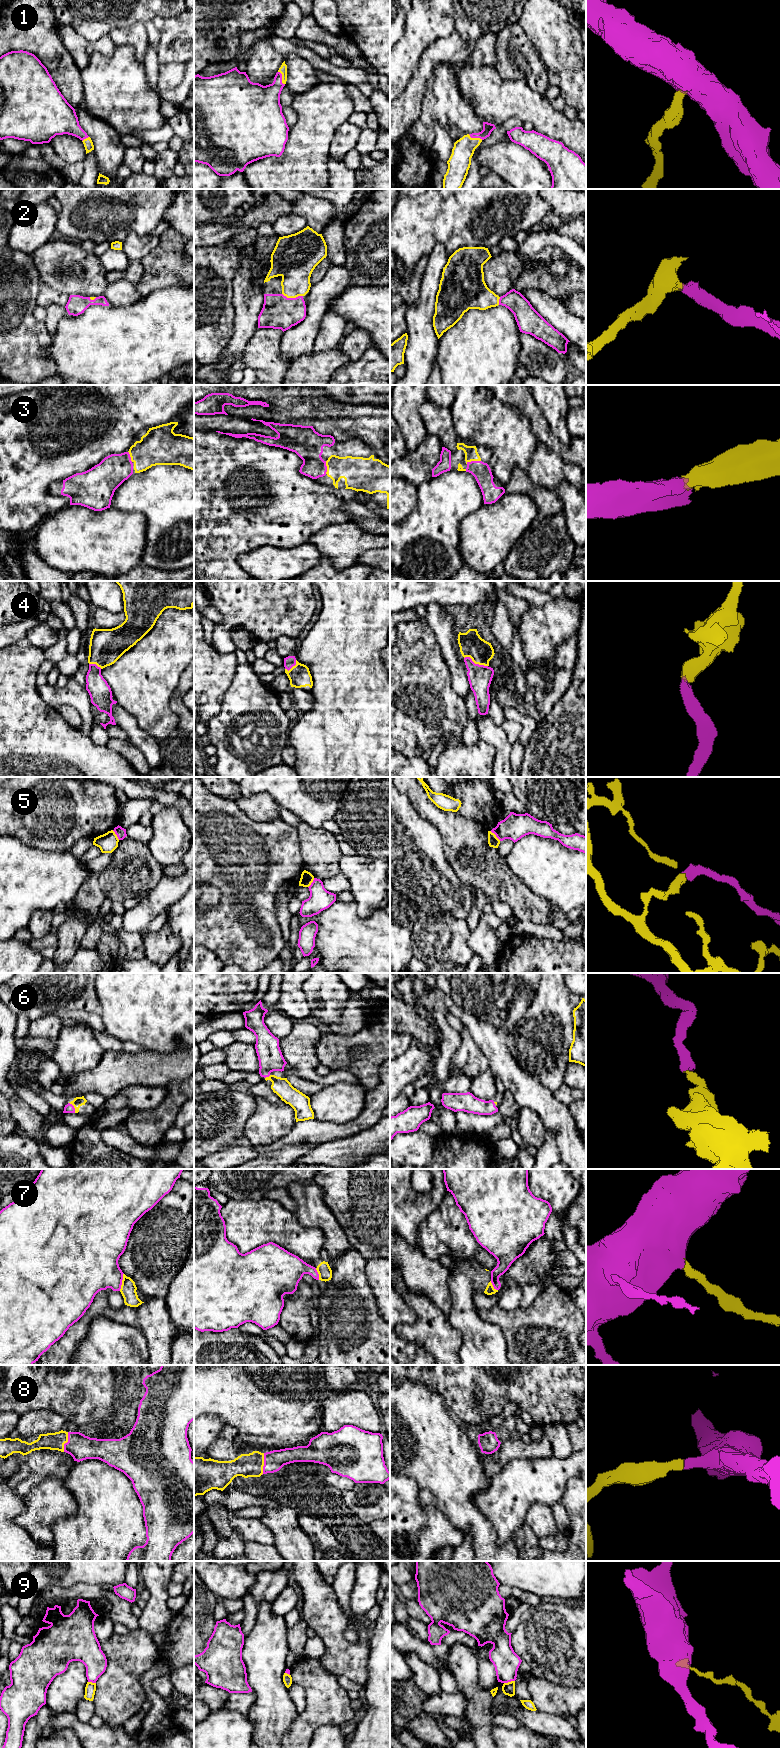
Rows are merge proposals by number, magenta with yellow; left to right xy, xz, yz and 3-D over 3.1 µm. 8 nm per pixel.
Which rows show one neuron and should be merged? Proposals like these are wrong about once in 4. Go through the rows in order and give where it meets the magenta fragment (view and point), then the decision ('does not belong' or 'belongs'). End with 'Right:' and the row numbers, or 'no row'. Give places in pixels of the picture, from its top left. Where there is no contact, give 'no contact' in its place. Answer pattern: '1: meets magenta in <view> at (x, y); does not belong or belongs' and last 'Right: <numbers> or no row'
1: meets magenta in xz at (281, 78); belongs
2: meets magenta in xz at (292, 298); belongs
3: meets magenta in yz at (473, 461); belongs
4: meets magenta in yz at (476, 664); belongs
5: meets magenta in yz at (495, 834); does not belong
6: meets magenta in xy at (73, 1107); belongs
7: meets magenta in xy at (121, 1282); does not belong
8: meets magenta in xz at (264, 1464); belongs
9: meets magenta in yz at (509, 1681); does not belong
Right: 1, 2, 3, 4, 6, 8

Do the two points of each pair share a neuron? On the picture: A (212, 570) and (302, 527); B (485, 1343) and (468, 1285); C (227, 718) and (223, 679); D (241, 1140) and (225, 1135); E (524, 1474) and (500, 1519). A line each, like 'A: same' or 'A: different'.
A: same
B: same
C: different
D: same
E: same

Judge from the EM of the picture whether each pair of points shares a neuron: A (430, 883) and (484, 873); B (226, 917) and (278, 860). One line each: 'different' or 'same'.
A: different
B: same

